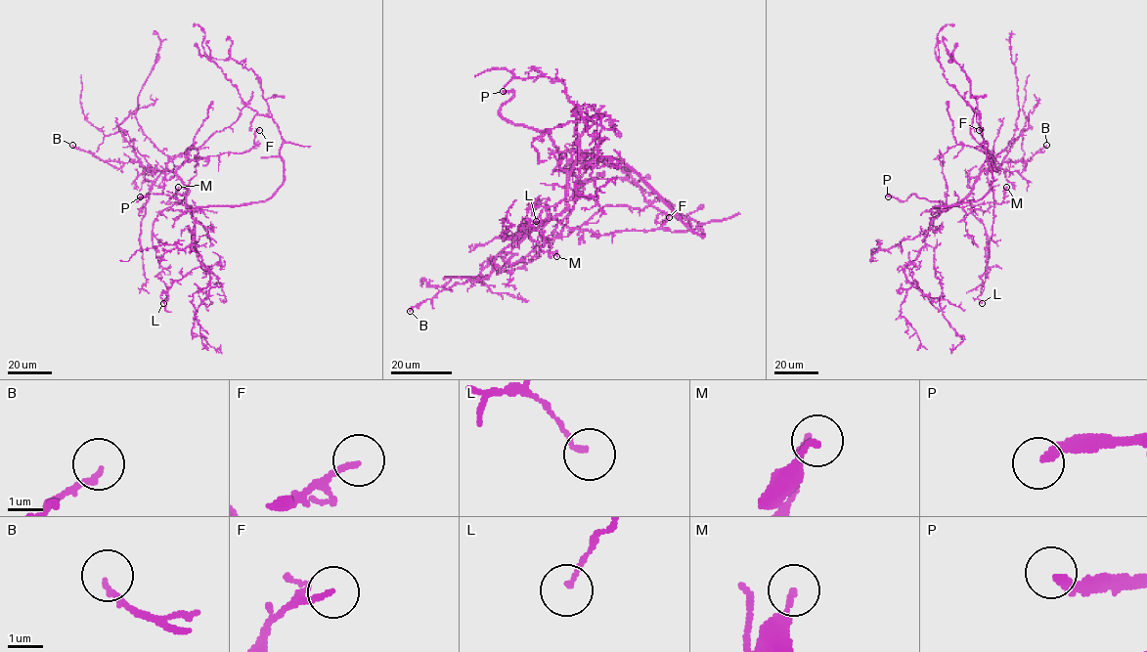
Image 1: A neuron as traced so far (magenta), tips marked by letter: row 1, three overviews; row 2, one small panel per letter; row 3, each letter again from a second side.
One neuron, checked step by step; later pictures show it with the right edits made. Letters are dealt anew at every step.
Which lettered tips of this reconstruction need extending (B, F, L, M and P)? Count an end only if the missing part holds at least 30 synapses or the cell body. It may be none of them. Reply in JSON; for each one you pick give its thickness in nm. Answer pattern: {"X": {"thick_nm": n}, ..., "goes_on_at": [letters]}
{"P": {"thick_nm": 280}, "goes_on_at": ["P"]}

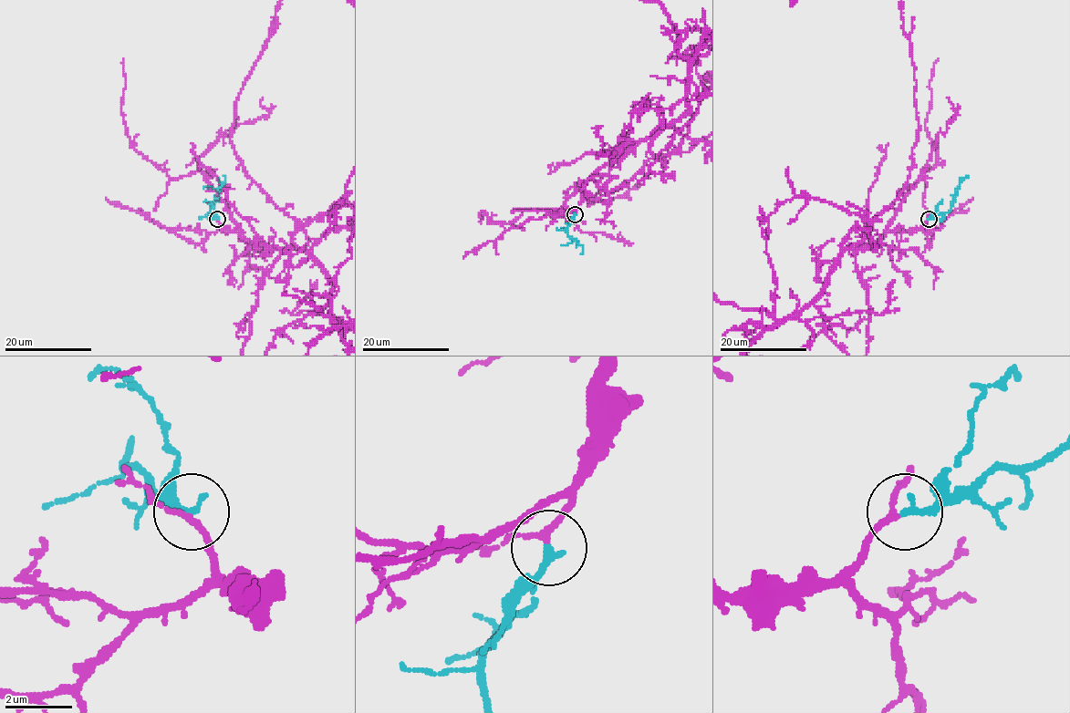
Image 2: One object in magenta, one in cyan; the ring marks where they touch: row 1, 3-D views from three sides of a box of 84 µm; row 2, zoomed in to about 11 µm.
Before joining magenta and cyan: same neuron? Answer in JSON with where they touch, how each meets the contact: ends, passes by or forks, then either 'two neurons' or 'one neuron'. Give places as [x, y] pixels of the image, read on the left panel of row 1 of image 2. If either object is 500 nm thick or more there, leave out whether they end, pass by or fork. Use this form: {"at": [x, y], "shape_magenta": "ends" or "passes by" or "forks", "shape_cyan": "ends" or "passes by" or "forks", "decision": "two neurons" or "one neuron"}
{"at": [217, 219], "shape_magenta": "passes by", "shape_cyan": "ends", "decision": "one neuron"}

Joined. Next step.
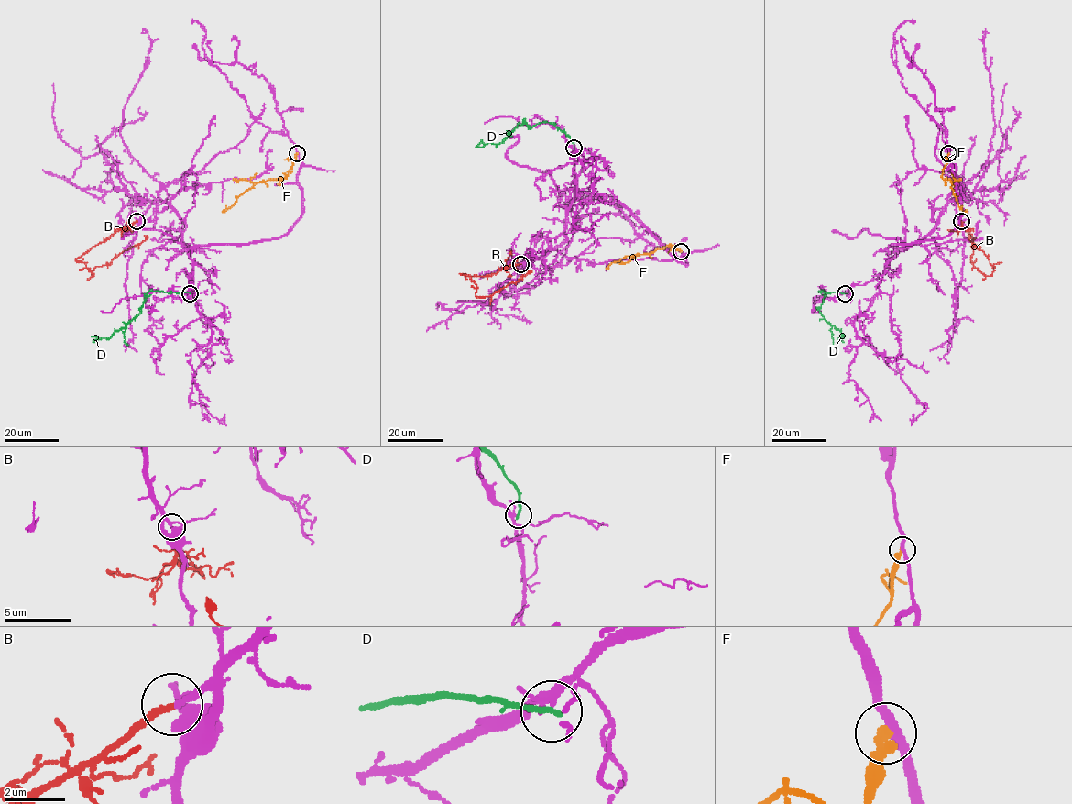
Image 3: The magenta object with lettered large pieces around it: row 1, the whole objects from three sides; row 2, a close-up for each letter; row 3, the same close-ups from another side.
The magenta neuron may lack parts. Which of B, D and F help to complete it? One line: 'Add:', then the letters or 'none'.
Add: B

